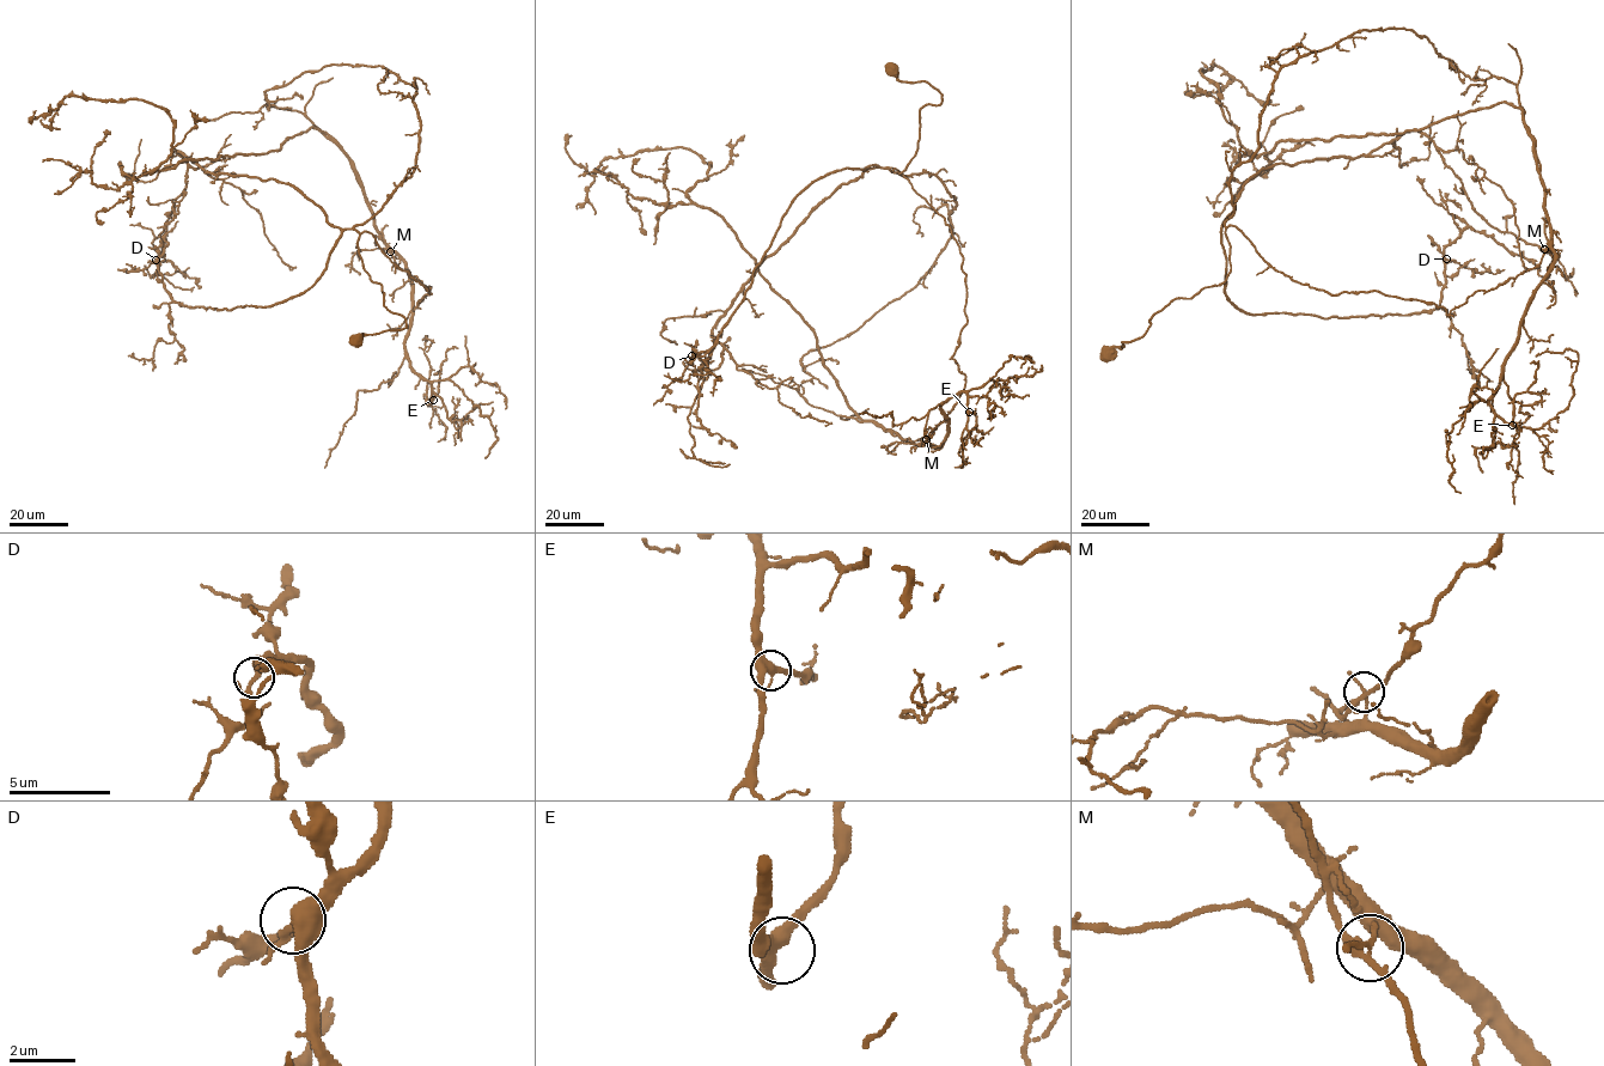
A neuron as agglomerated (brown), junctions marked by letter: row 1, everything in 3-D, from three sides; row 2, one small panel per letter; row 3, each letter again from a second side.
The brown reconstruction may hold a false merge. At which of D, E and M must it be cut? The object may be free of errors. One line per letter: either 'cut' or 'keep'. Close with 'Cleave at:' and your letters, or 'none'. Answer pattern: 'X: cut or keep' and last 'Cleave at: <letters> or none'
D: keep
E: keep
M: cut
Cleave at: M

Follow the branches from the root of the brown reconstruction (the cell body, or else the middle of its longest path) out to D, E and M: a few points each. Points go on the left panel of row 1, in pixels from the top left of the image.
D: (355, 339), (406, 321), (384, 306), (354, 230), (311, 287), (264, 306), (181, 305), (156, 260)
E: (355, 339), (406, 323), (364, 269), (367, 231), (431, 287), (416, 306), (430, 287), (391, 250), (433, 400)
M: (355, 339), (406, 323), (364, 269), (364, 232), (431, 293), (416, 306), (430, 287), (390, 251)

